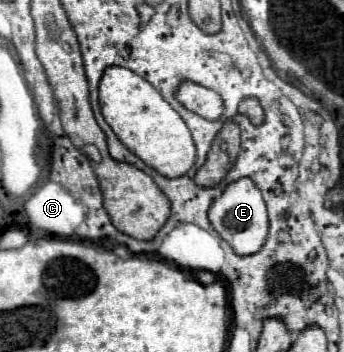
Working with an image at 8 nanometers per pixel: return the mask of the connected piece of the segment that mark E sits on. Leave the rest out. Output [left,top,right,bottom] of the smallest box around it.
[209,178,269,256]

